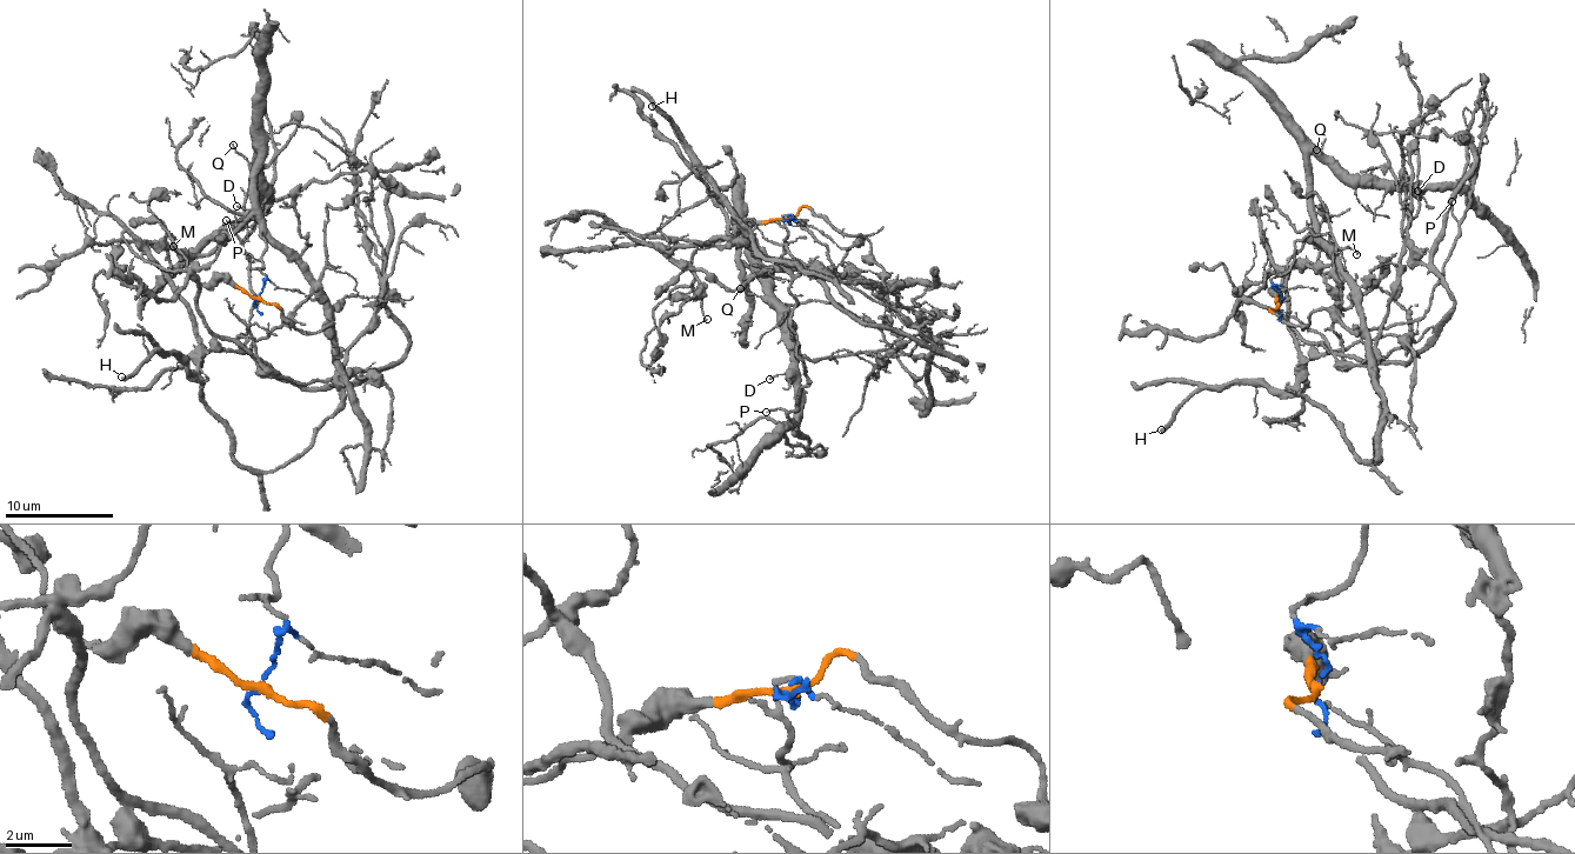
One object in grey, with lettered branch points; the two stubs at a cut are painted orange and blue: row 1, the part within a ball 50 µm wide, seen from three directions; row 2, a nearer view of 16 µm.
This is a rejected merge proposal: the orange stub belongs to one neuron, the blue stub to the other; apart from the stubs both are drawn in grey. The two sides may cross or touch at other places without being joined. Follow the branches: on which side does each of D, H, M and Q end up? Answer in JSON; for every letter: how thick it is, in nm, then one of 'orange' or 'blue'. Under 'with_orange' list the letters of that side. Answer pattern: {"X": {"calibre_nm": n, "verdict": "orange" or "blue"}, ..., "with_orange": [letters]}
{"D": {"calibre_nm": 120, "verdict": "blue"}, "H": {"calibre_nm": 280, "verdict": "orange"}, "M": {"calibre_nm": 100, "verdict": "orange"}, "Q": {"calibre_nm": 110, "verdict": "blue"}, "with_orange": ["H", "M"]}

